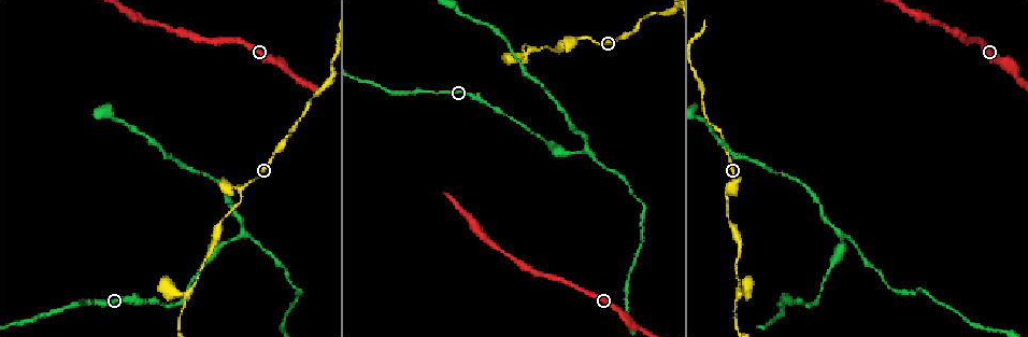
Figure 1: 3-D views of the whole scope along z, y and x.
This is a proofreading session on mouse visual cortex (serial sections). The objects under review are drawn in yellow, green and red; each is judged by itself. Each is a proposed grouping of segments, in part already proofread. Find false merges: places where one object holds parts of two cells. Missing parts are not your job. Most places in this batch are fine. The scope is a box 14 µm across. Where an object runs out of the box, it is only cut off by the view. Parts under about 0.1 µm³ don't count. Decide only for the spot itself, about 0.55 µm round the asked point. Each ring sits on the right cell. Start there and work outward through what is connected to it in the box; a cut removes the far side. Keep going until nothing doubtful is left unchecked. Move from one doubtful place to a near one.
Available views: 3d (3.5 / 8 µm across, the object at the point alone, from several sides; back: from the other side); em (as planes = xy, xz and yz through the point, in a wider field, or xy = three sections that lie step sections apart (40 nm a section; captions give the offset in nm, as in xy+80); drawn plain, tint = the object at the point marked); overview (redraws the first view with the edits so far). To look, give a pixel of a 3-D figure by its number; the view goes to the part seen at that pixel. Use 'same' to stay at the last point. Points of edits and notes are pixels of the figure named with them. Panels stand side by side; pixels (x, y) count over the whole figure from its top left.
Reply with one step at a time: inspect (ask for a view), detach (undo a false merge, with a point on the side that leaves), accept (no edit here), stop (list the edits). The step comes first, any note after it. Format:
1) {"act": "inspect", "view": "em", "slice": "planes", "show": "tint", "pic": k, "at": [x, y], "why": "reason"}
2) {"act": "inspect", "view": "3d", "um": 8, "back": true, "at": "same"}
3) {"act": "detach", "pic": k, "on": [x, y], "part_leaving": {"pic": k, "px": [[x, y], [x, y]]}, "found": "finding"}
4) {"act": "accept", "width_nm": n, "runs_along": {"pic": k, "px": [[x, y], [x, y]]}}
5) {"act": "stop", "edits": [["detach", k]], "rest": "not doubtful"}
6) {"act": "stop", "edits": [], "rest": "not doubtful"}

{"act": "inspect", "view": "3d", "um": 3.5, "pic": 1, "at": [588, 38], "why": "a narrow waist"}

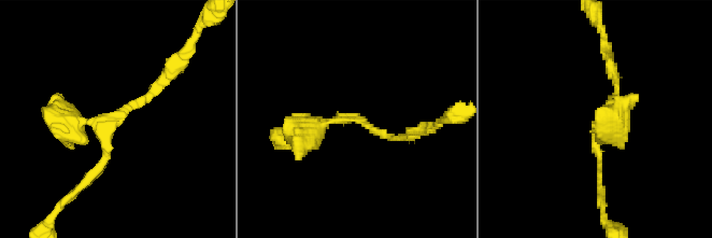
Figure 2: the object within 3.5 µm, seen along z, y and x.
{"act": "inspect", "view": "em", "slice": "xy", "step": 1, "show": "tint", "pic": 2, "at": [109, 126]}

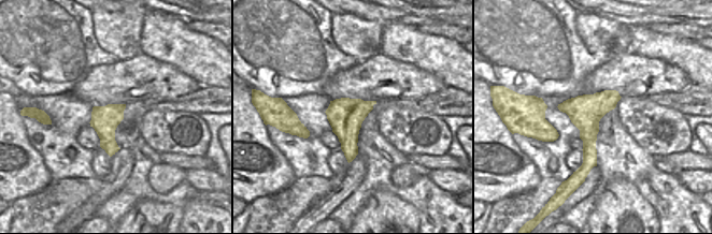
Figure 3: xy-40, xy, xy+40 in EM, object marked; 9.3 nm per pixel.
{"act": "accept", "runs_along": {"pic": 2, "px": [[159, 82], [107, 131], [107, 157], [74, 191]]}, "found": "one cell here"}

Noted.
{"act": "inspect", "view": "3d", "um": 3.5, "pic": 1, "at": [839, 231], "why": "three arms meet"}

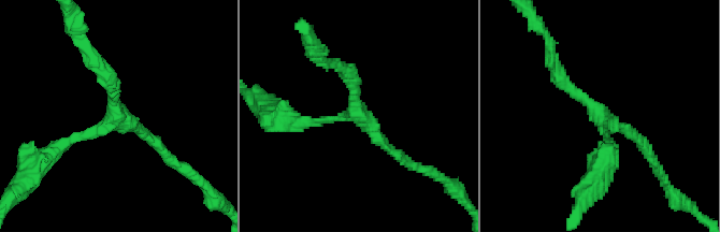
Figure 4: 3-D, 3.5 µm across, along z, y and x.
{"act": "inspect", "view": "em", "slice": "xy", "step": 2, "show": "tint", "pic": 4, "at": [115, 116], "arms": 3, "arm_widths_nm": [150, 150, 200]}

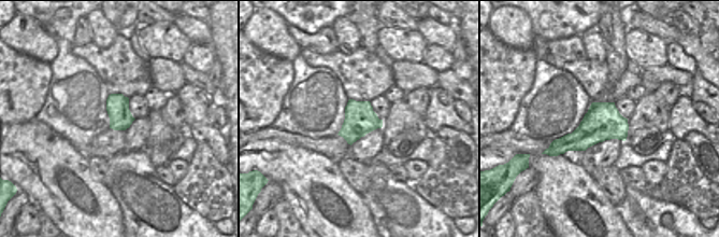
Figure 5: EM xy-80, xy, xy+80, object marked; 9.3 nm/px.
{"act": "inspect", "view": "em", "slice": "xy", "step": 3, "show": "tint", "at": "same", "why": "cut it another way"}

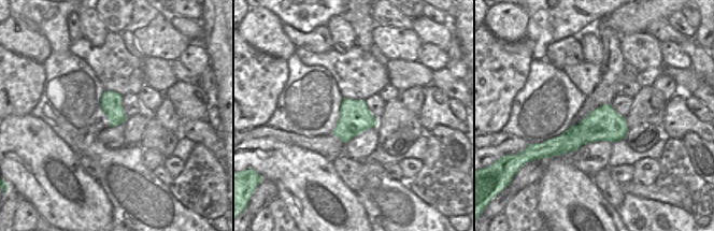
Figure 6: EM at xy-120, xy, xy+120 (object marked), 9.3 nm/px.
{"act": "accept", "runs_along": {"pic": 4, "px": [[609, 153], [601, 117], [555, 68]]}, "found": "one cell here"}

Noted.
{"act": "inspect", "view": "3d", "um": 3.5, "pic": 1, "at": [529, 49], "why": "three arms meet"}

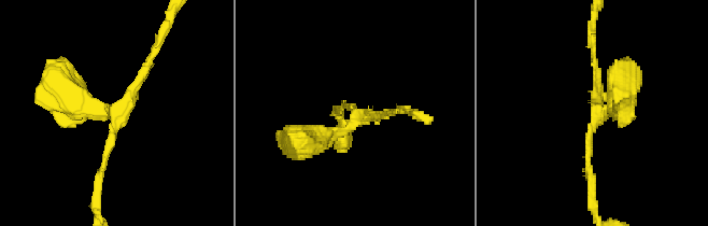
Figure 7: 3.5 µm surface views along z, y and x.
{"act": "inspect", "view": "em", "slice": "xy", "step": 1, "show": "tint", "pic": 7, "at": [600, 110], "why": "shape alone is not enough"}

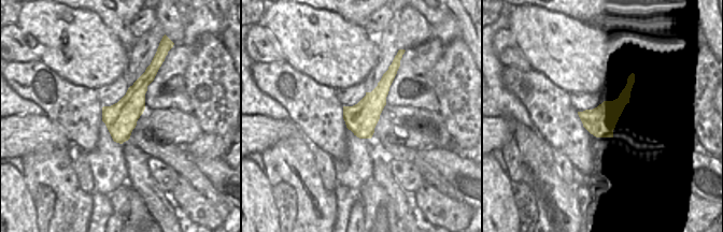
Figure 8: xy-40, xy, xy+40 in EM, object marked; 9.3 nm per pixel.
{"act": "accept", "found": "one cell here"}

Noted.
{"act": "stop", "edits": [], "rest": "not doubtful"}

